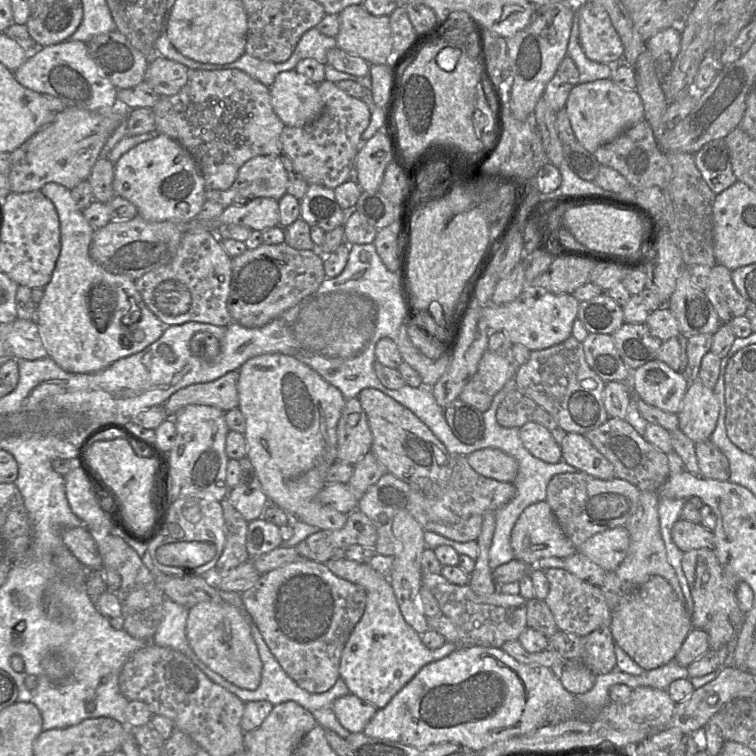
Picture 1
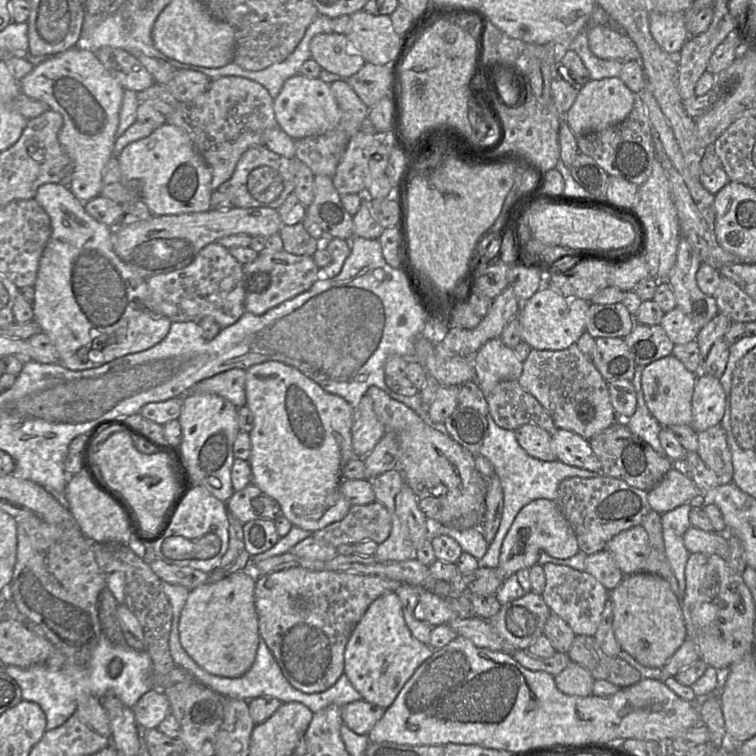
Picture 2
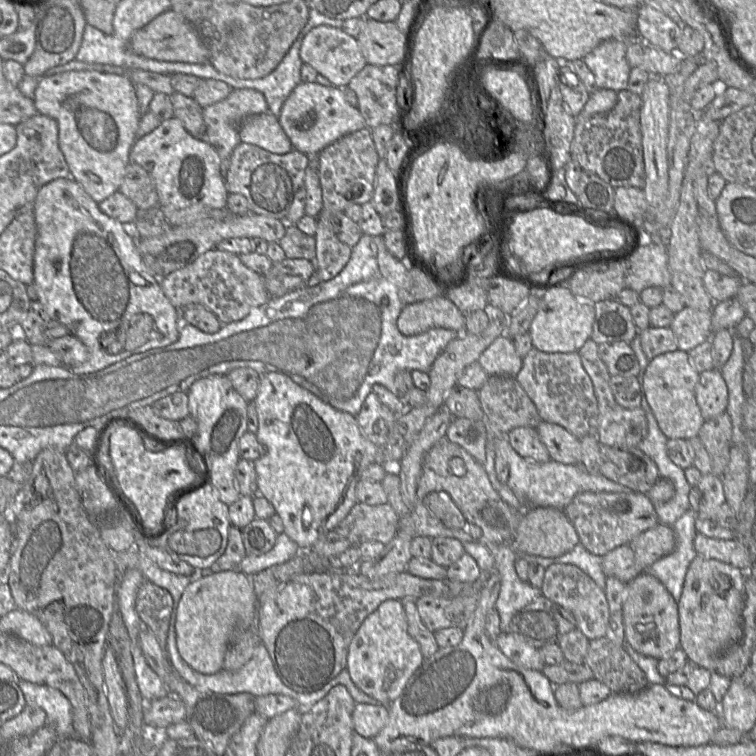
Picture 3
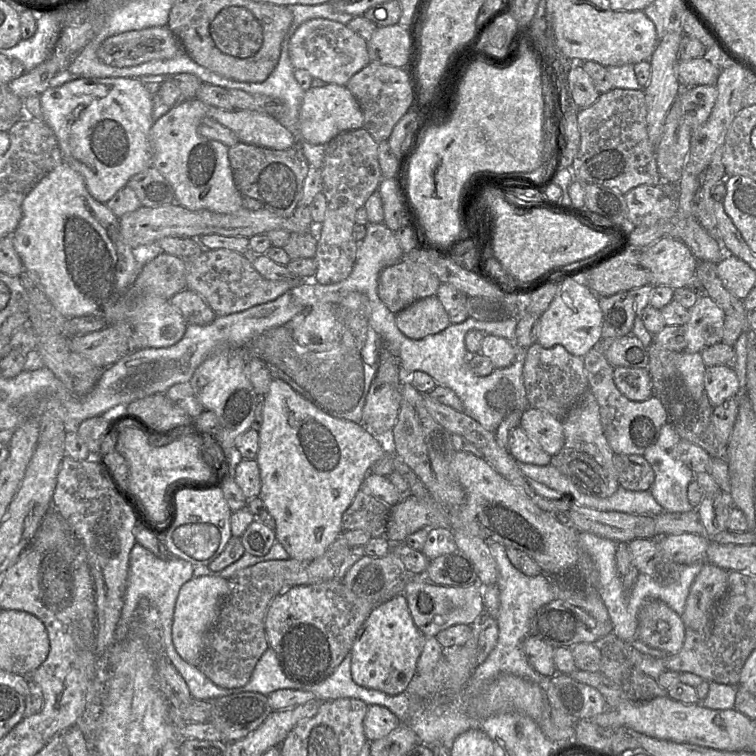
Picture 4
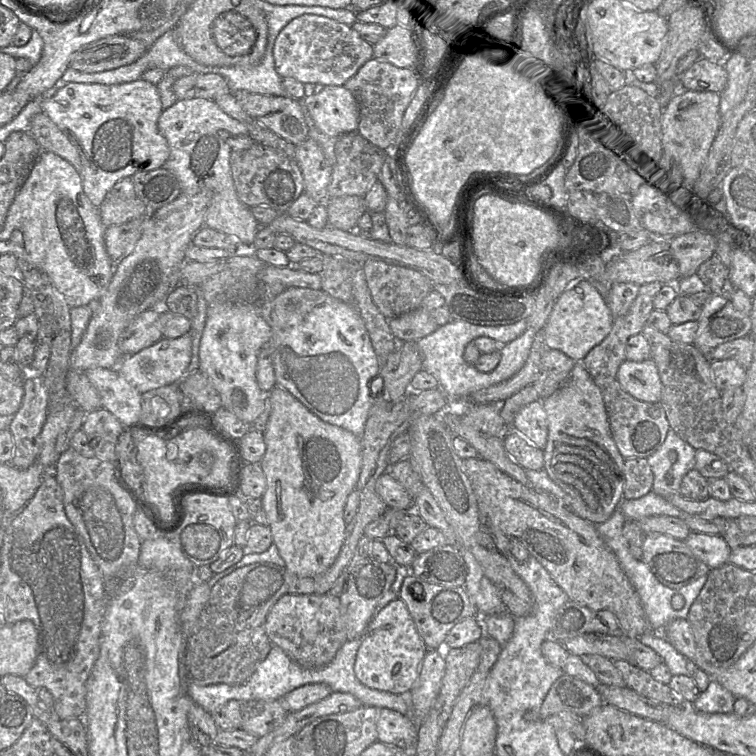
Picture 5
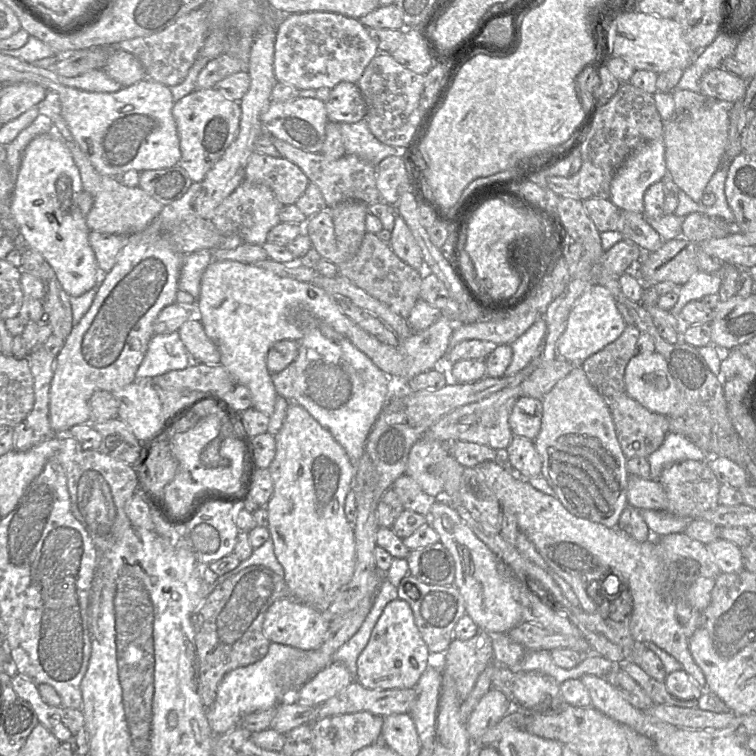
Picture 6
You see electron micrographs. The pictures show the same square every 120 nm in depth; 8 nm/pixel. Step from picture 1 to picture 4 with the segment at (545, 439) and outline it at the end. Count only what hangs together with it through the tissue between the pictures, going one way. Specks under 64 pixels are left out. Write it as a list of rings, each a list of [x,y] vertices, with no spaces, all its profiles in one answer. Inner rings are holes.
[[[520,426],[509,434],[508,451],[519,463],[545,466],[552,460],[552,456],[547,454]]]

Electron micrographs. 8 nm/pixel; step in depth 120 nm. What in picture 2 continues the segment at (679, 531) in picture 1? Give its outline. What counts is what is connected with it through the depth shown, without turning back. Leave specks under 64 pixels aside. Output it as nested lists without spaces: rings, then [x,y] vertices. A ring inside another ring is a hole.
[[[690,526],[683,535],[690,553],[716,554],[727,559],[729,553],[728,533],[707,532]]]

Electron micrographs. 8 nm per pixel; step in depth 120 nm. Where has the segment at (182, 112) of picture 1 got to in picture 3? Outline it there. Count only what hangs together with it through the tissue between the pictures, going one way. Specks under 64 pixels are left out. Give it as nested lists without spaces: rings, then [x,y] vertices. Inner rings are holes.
[[[247,88],[233,89],[225,99],[203,108],[202,116],[206,130],[201,139],[210,144],[217,152],[220,158],[221,174],[224,180],[228,170],[230,156],[234,148],[241,143],[239,127],[242,121],[250,115],[265,112],[269,111],[264,95],[259,91]]]

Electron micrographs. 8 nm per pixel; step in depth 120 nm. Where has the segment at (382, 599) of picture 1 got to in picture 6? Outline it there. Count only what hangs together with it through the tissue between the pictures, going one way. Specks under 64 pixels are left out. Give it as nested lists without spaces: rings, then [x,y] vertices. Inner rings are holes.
[[[399,598],[389,602],[378,618],[369,641],[357,658],[356,680],[367,689],[409,689],[418,682],[428,666],[429,650],[415,624],[407,602]]]

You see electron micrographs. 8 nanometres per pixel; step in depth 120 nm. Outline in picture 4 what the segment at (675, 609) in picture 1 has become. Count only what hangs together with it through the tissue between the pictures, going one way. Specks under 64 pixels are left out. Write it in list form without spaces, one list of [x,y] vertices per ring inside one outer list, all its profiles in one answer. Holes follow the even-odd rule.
[[[647,599],[638,612],[638,628],[636,639],[646,645],[665,651],[670,655],[678,653],[685,640],[686,629],[682,617],[659,599]]]

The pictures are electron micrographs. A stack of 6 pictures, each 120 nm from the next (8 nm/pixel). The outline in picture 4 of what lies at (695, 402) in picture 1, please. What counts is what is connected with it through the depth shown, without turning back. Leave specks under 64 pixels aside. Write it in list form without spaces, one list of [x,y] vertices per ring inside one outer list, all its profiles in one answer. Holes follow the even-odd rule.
[[[728,366],[706,367],[704,389],[709,401],[716,407],[731,397],[739,396],[739,379]]]

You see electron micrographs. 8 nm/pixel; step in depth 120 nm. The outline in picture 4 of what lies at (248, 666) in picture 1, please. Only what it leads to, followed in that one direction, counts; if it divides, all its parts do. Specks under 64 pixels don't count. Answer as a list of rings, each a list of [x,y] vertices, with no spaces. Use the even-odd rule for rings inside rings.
[[[218,575],[193,577],[181,587],[175,606],[172,640],[177,653],[189,664],[197,666],[204,636],[214,624],[221,602],[228,593],[228,579]]]

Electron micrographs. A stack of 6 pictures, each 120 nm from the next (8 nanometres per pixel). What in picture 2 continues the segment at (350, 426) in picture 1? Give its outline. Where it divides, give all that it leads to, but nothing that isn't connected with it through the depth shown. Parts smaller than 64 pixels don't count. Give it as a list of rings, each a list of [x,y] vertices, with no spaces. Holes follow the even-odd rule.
[[[366,394],[353,408],[351,433],[354,458],[365,457],[386,434],[373,410],[372,400]]]

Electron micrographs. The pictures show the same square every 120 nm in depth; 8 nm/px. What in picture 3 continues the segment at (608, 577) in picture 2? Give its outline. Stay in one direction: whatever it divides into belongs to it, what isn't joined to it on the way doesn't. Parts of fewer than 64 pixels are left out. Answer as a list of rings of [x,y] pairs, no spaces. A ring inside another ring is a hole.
[[[629,544],[621,545],[604,555],[602,569],[606,577],[618,578],[625,584],[641,573]]]

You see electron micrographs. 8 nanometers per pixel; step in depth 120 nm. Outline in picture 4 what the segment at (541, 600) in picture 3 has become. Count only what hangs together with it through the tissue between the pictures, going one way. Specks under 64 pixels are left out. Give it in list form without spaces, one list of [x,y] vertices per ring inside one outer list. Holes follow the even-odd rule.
[[[555,599],[538,609],[530,624],[529,636],[537,637],[554,649],[579,643],[595,643],[613,632],[611,621],[598,622],[583,609],[566,601]]]

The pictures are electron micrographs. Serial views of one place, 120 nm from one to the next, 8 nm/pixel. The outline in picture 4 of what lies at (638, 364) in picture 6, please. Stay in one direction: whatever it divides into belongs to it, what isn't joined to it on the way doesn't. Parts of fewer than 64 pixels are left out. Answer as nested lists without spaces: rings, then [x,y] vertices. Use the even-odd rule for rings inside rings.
[[[616,367],[613,379],[617,389],[631,401],[642,402],[653,395],[652,380],[647,368]]]

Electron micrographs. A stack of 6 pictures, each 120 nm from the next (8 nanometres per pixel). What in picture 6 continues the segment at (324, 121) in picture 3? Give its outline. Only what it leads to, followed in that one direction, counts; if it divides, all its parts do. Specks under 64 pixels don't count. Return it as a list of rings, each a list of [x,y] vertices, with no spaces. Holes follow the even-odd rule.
[[[340,82],[330,90],[329,100],[325,103],[328,120],[335,123],[357,123],[364,119],[367,114],[365,100],[357,84]]]

